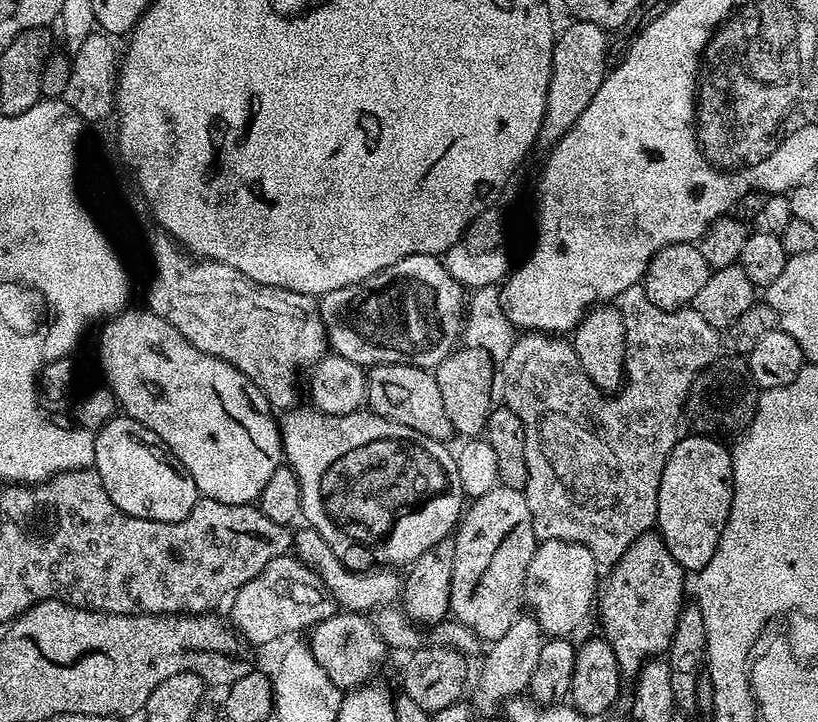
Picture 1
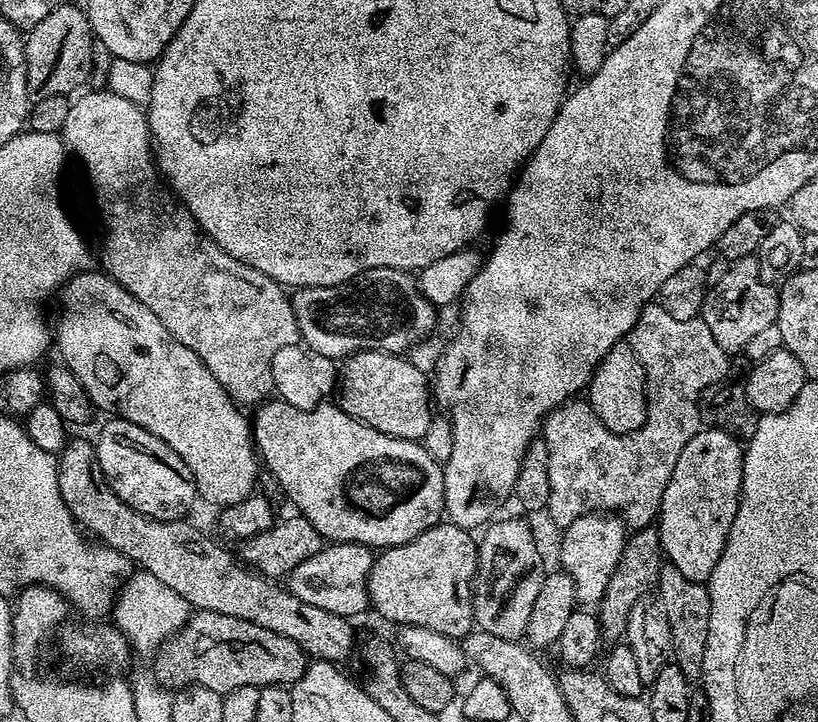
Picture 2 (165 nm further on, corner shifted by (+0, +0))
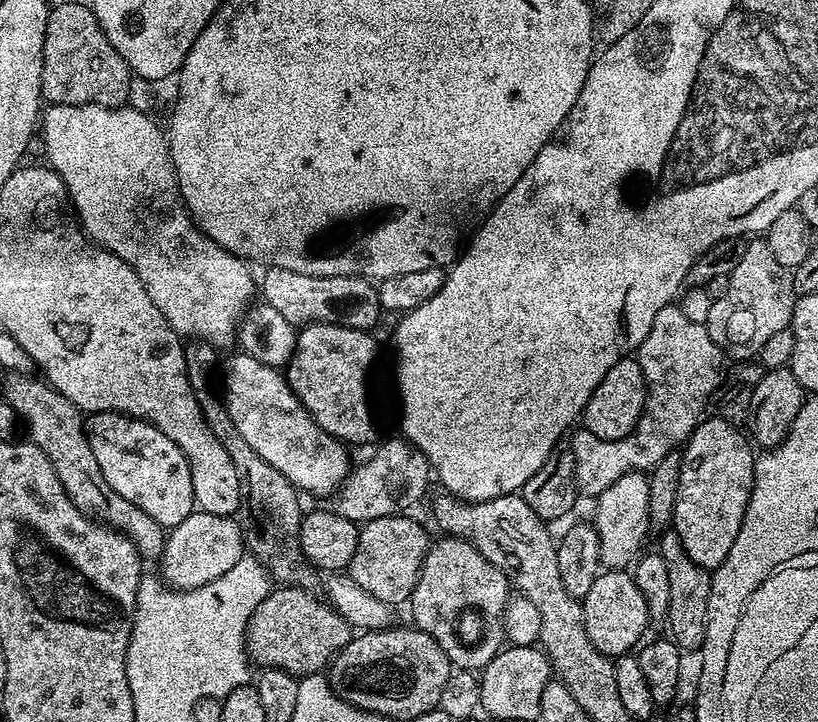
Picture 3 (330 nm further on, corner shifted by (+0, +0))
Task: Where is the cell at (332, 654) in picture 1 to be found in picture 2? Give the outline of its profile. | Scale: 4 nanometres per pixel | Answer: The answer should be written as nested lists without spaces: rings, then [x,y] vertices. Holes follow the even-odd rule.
[[[91,439],[72,440],[65,443],[64,449],[58,454],[58,490],[62,494],[62,502],[70,510],[70,514],[83,528],[89,528],[101,540],[103,545],[126,554],[133,565],[154,574],[155,578],[164,582],[170,590],[174,590],[193,609],[203,612],[226,614],[230,618],[242,618],[246,622],[254,622],[266,630],[274,630],[274,634],[282,634],[294,642],[312,660],[331,660],[341,662],[357,647],[356,632],[352,629],[353,621],[346,616],[330,614],[330,610],[322,610],[322,606],[310,606],[310,602],[302,602],[283,583],[269,578],[256,571],[255,568],[241,562],[235,555],[232,556],[220,544],[215,544],[204,532],[199,532],[187,519],[155,520],[142,515],[138,510],[126,506],[118,494],[104,479],[100,463],[96,461],[96,450]]]

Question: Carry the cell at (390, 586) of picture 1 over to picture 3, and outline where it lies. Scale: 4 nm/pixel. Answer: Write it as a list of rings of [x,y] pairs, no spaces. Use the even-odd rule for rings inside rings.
[[[444,538],[448,540],[440,540],[429,547],[424,564],[420,567],[420,581],[416,584],[416,588],[412,591],[410,607],[412,607],[412,616],[415,627],[420,631],[430,634],[438,642],[438,646],[442,646],[442,650],[448,655],[449,660],[457,669],[483,670],[486,665],[496,657],[496,653],[501,651],[502,644],[492,640],[502,632],[502,620],[504,609],[508,607],[510,593],[508,593],[508,584],[510,588],[510,580],[503,576],[505,573],[501,571],[495,564],[488,563],[488,560],[474,545],[463,538]],[[467,608],[480,608],[480,616],[484,619],[484,636],[488,640],[484,640],[481,644],[463,644],[460,636],[456,633],[456,619],[463,614]]]

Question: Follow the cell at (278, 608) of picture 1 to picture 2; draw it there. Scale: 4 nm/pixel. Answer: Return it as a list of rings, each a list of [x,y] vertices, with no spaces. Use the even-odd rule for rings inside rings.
[[[339,542],[325,543],[306,562],[298,562],[294,570],[286,577],[286,587],[291,590],[302,602],[310,602],[310,606],[322,606],[322,610],[330,610],[330,614],[338,614],[349,618],[357,618],[364,611],[369,611],[370,601],[368,599],[368,579],[374,559],[373,549],[364,544],[342,544]]]

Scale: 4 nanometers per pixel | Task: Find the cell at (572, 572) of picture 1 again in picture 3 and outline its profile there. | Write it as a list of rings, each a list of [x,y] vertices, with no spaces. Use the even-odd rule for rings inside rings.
[[[637,471],[628,472],[614,482],[595,501],[594,527],[600,539],[599,563],[608,570],[624,570],[641,555],[644,535],[650,532],[648,520],[649,477]]]

